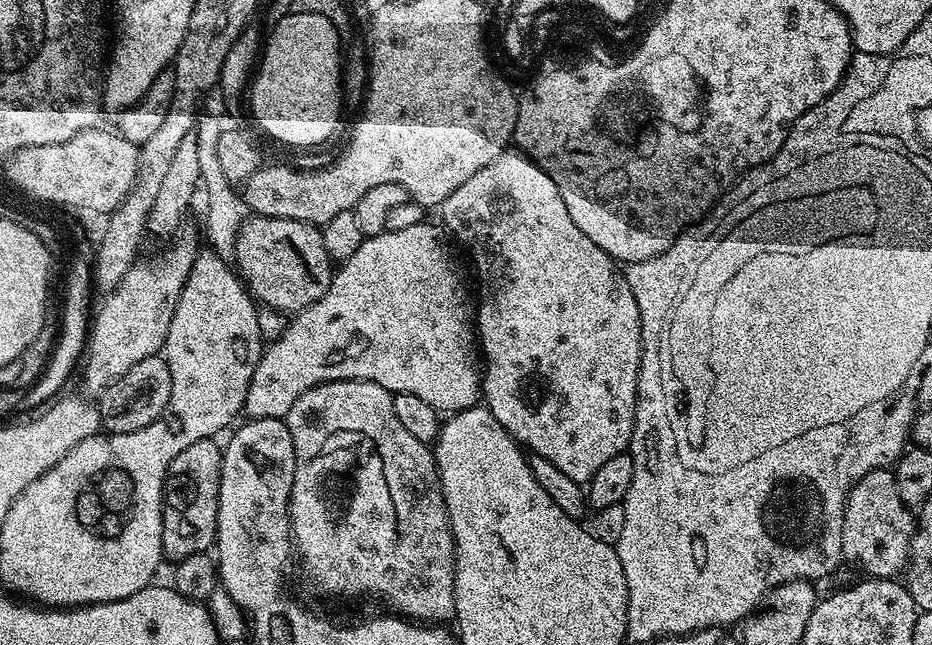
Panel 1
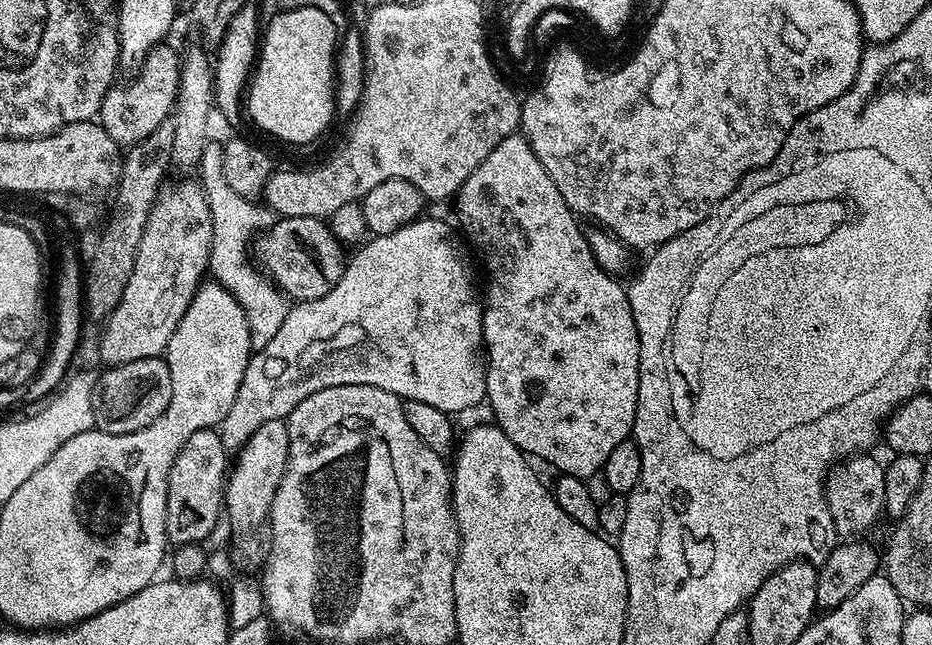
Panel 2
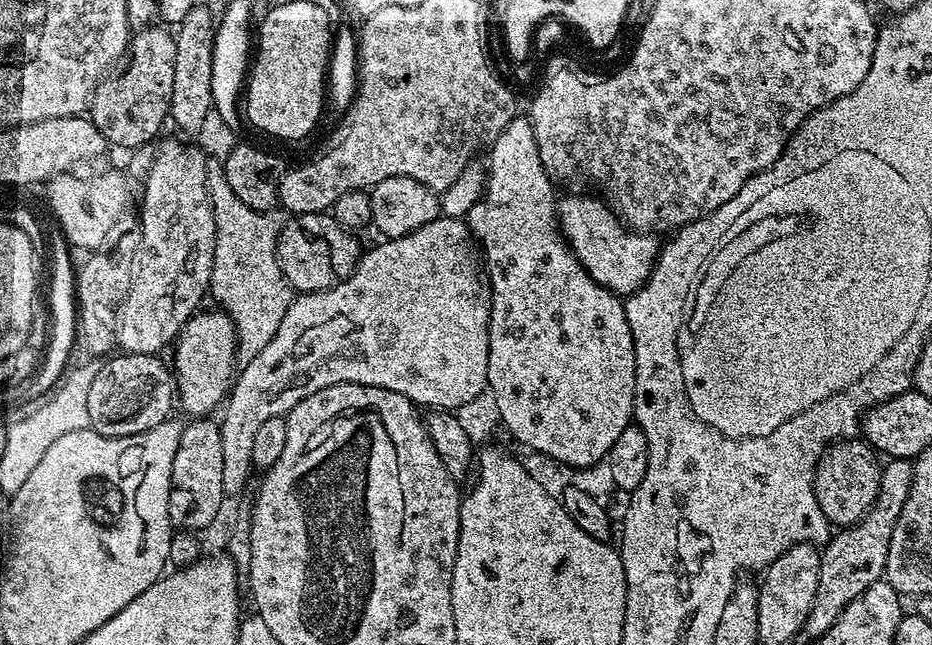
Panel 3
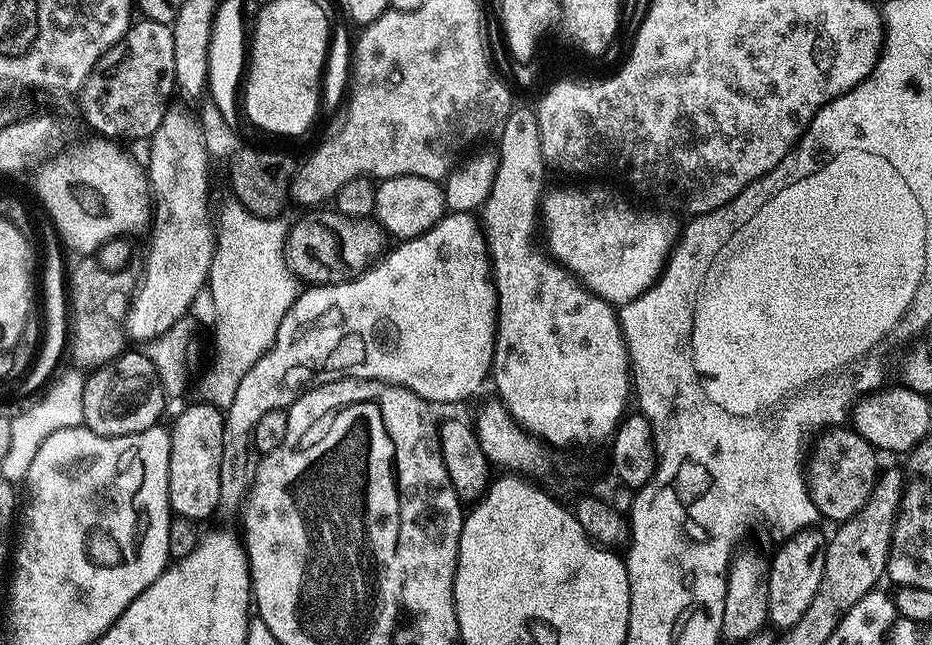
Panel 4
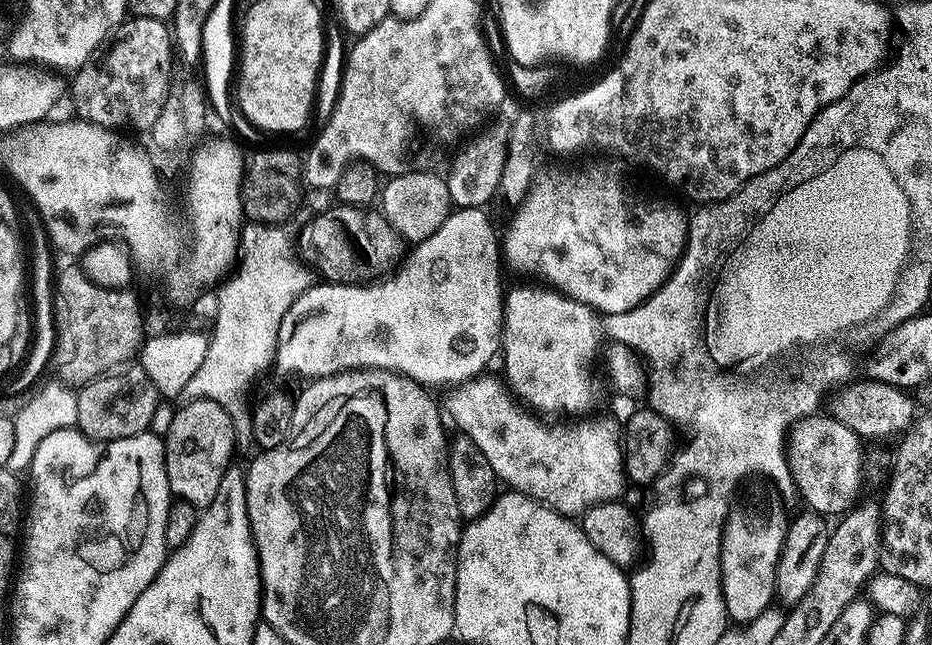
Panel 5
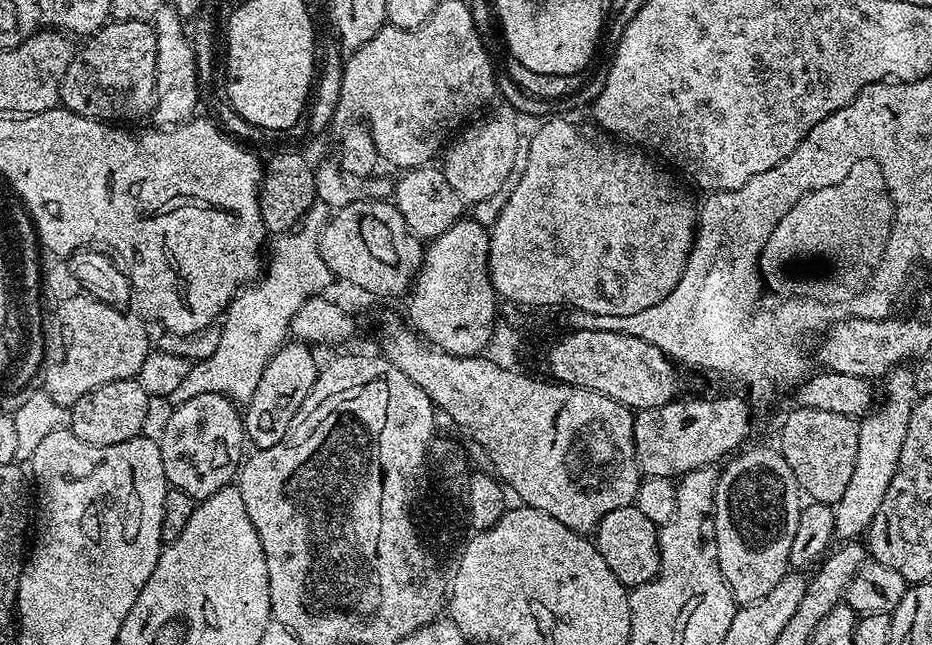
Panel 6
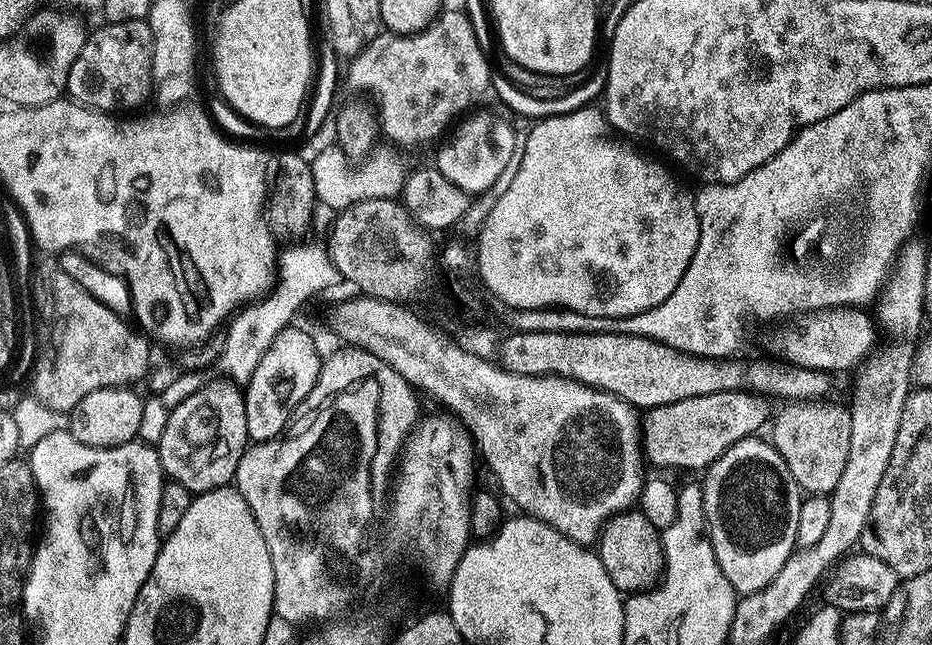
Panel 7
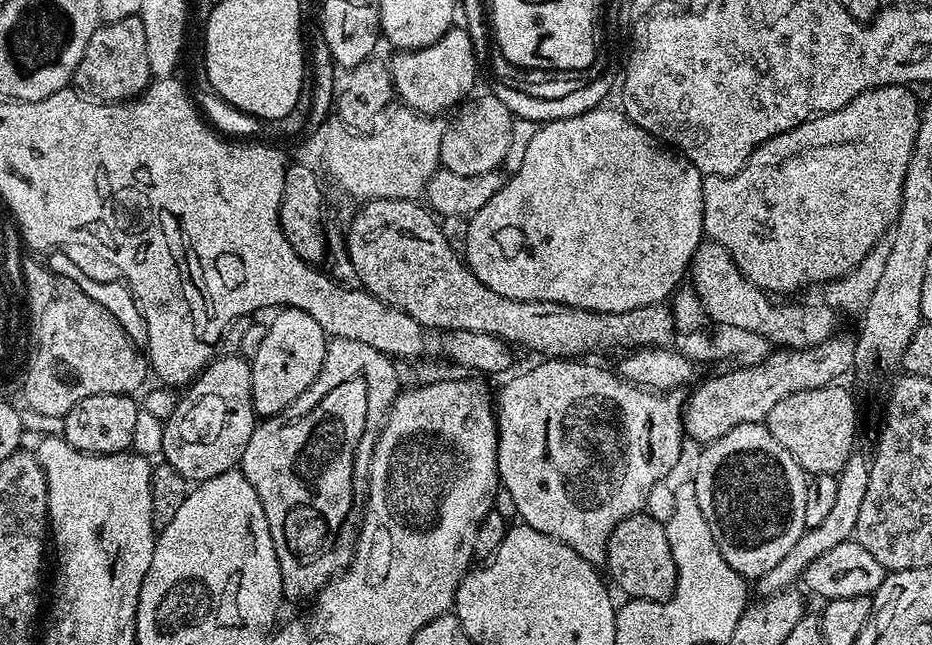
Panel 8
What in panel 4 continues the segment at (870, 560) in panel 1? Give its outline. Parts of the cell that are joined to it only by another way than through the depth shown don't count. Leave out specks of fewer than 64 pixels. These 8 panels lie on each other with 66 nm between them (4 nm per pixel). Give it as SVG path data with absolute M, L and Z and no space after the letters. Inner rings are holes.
M832 426L821 431L812 448L812 453L806 456L806 483L808 493L826 521L849 520L870 498L872 488L876 484L878 467L876 468L877 449L848 426Z

